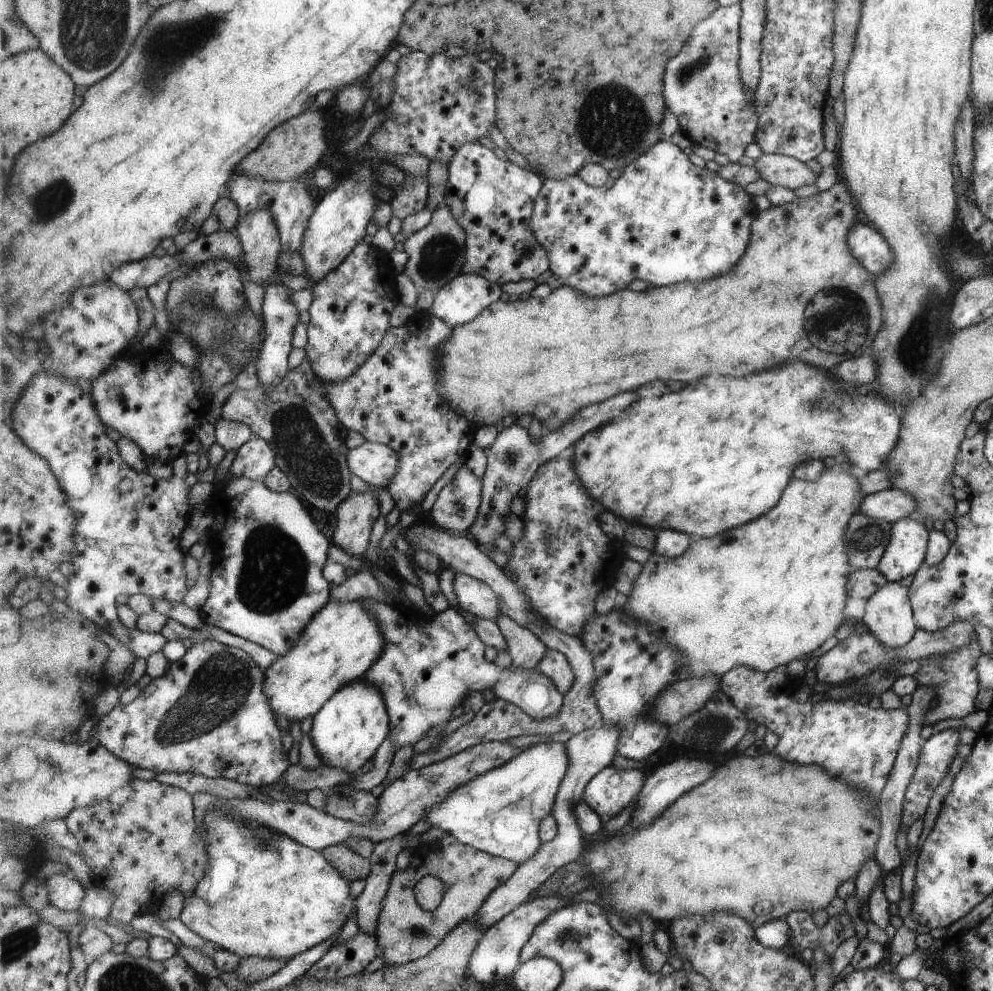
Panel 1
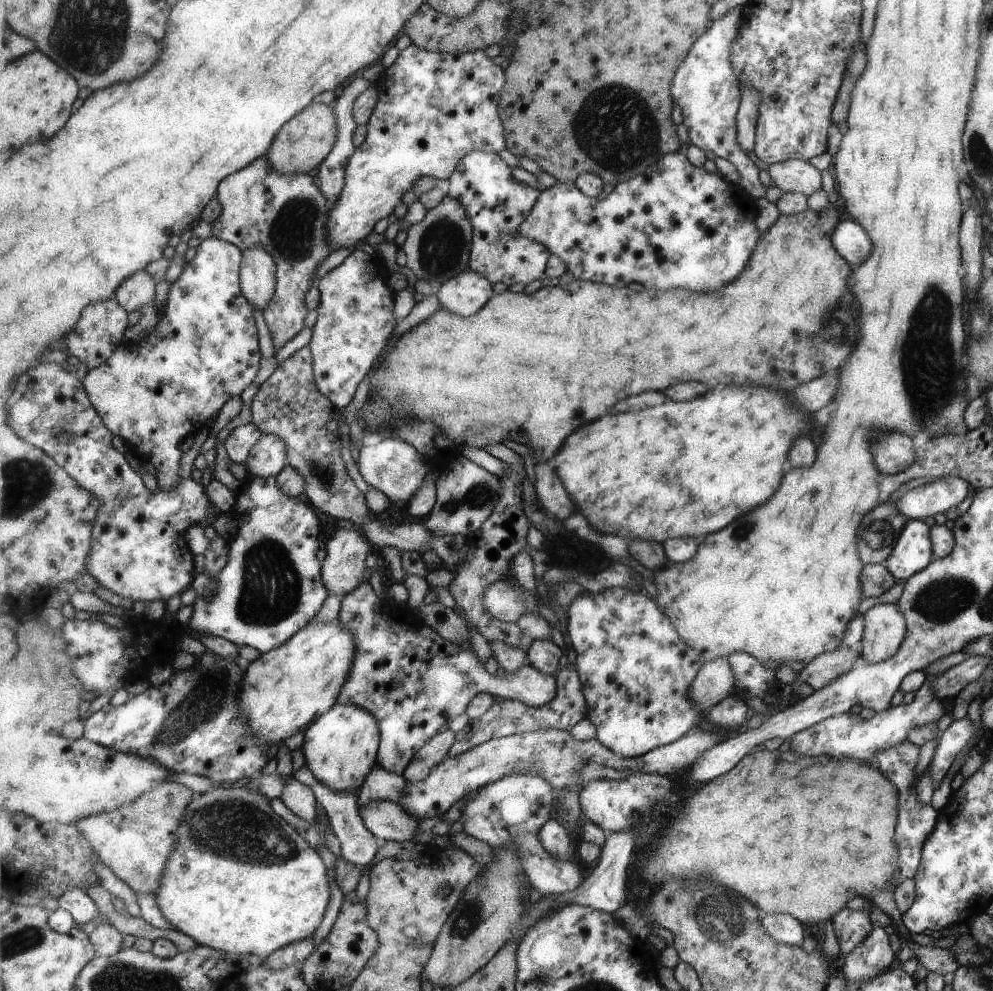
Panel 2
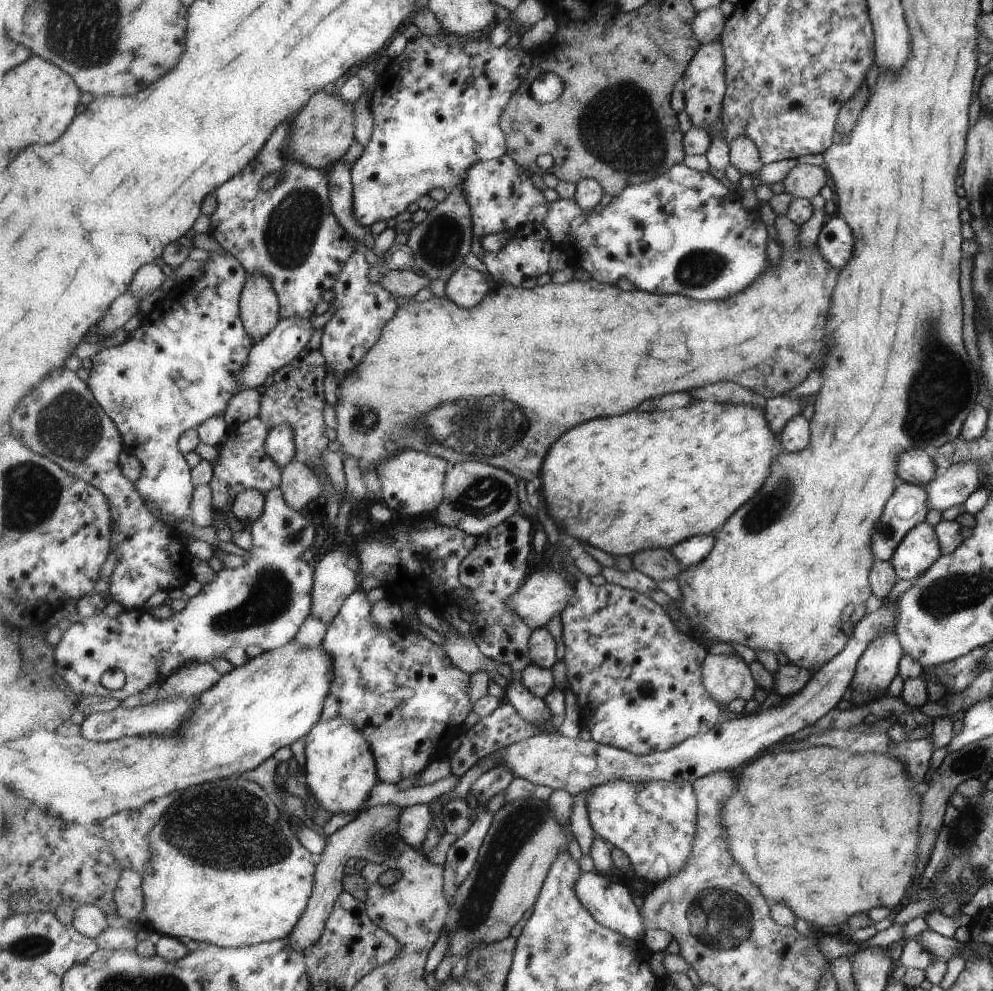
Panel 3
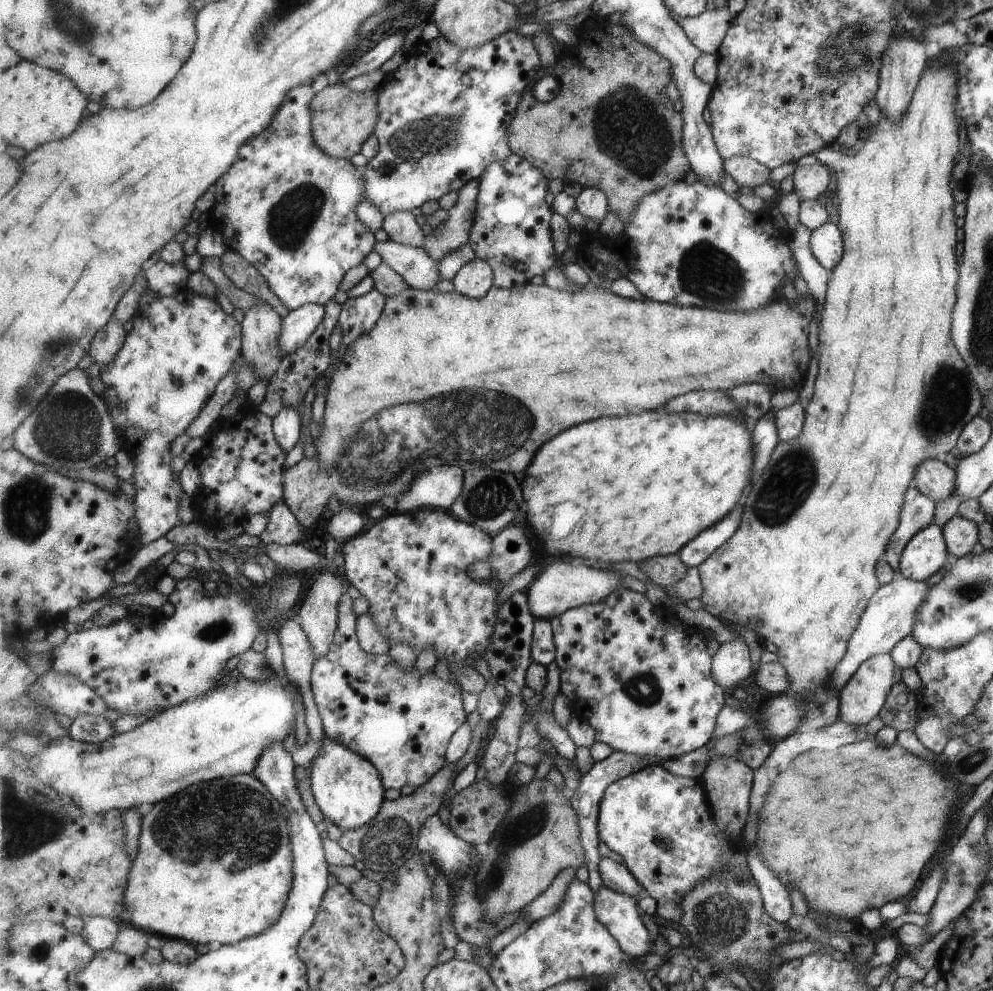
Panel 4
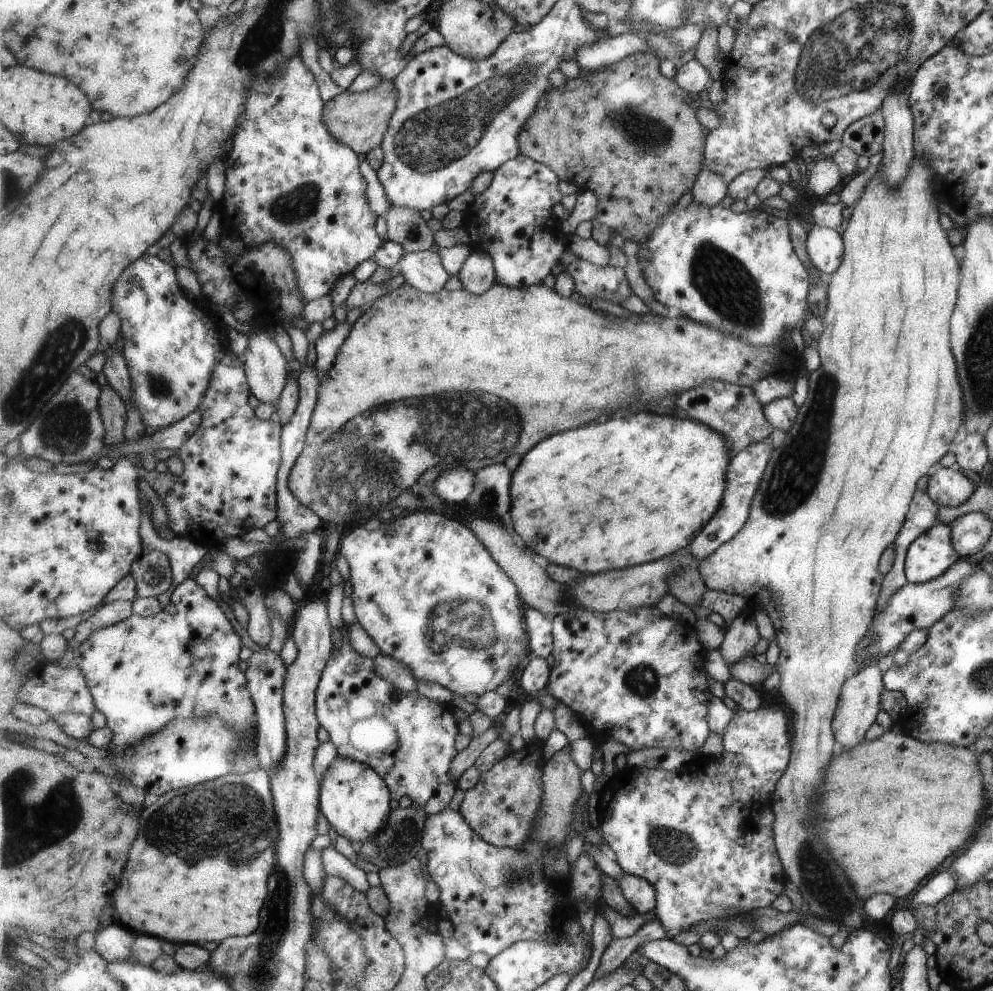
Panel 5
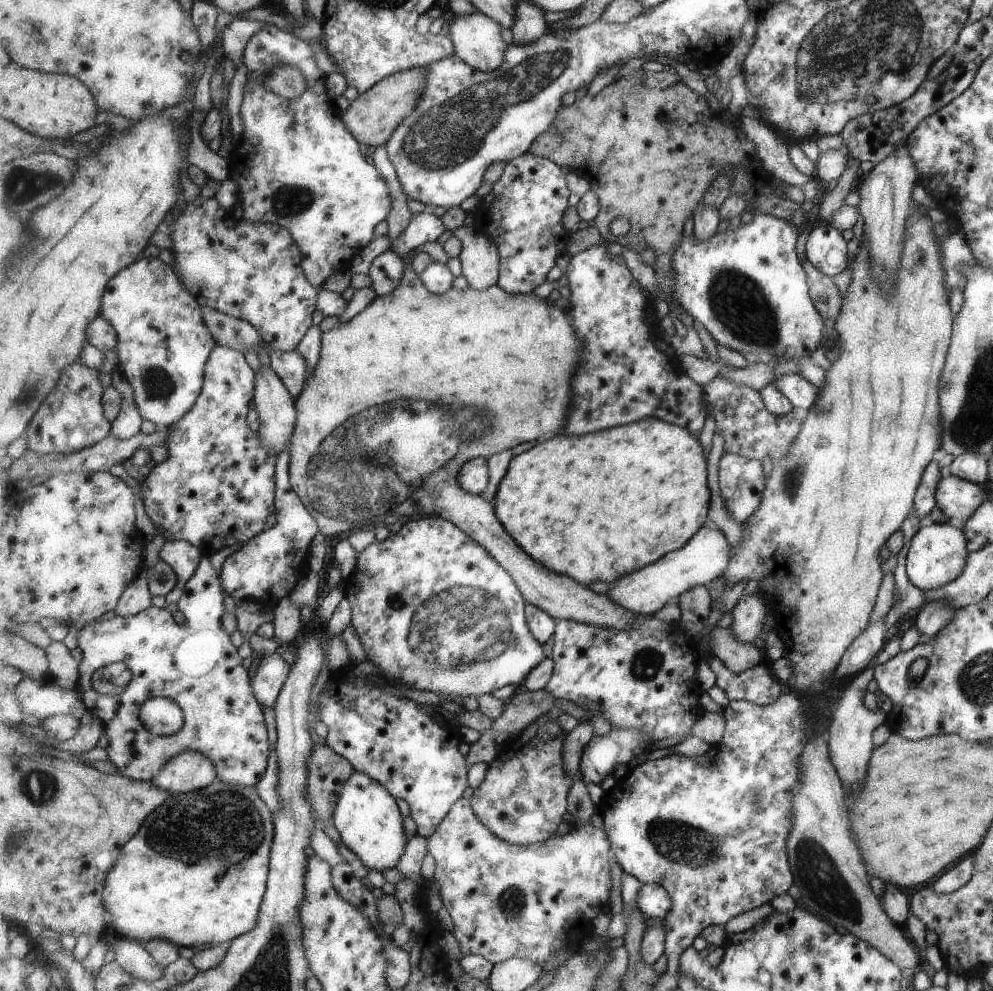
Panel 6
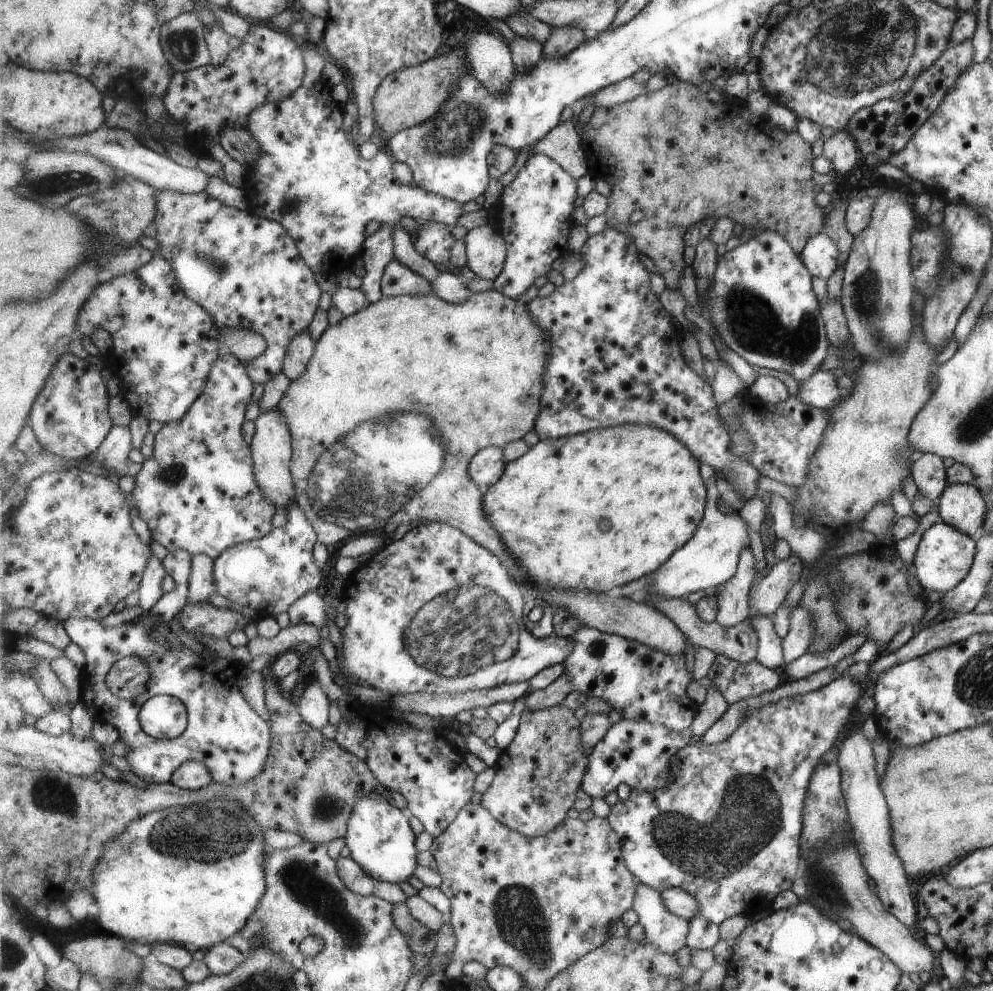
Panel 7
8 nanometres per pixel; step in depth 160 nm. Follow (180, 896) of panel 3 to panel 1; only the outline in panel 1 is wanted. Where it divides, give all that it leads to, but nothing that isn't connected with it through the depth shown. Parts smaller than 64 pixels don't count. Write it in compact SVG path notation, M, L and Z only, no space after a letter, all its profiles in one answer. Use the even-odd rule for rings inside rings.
M208 808L207 813L204 825L211 835L208 838L210 861L204 874L223 874L227 870L227 874L235 874L237 878L233 880L233 888L215 902L207 900L207 888L213 890L213 886L217 886L213 882L197 884L195 890L184 897L179 918L201 938L242 958L291 959L327 940L335 932L339 933L347 918L356 912L358 904L357 899L351 896L351 883L325 858L322 851L302 845L271 827L238 821L215 808Z

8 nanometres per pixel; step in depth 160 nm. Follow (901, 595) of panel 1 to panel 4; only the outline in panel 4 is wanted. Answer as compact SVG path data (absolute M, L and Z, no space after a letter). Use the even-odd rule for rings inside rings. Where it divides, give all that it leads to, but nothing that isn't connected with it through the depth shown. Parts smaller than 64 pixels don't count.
M888 653L877 654L861 662L859 669L849 678L841 690L839 690L839 716L838 720L845 724L867 724L873 716L878 716L891 686L893 686L892 656Z

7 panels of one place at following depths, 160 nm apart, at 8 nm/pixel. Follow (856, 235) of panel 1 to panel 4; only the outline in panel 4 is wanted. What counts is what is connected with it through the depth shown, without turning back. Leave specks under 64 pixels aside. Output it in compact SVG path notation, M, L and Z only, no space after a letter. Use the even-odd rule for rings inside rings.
M825 222L811 231L809 248L817 263L830 272L839 265L843 254L843 238L837 224Z

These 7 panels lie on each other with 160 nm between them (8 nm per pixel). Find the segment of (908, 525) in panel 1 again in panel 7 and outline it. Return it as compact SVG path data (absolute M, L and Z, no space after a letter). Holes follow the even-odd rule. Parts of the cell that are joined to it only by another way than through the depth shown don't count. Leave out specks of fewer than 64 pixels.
M935 522L921 535L920 542L912 558L914 576L923 592L935 590L940 594L947 593L963 581L972 566L975 556L976 541L963 534L956 527L943 522Z

